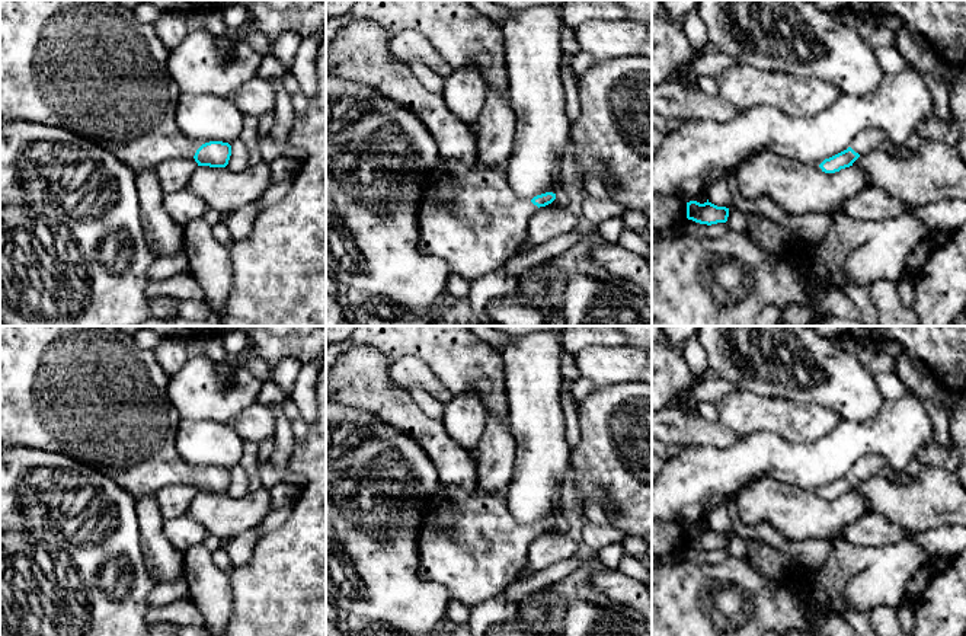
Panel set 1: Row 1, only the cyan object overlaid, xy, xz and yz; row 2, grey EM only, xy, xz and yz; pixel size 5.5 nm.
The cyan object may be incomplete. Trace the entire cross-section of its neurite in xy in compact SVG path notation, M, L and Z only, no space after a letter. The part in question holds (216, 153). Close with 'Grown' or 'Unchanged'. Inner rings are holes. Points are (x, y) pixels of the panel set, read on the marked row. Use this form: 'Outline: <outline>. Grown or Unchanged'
Outline: M0 0L0 121L26 121L42 125L52 125L74 131L113 154L135 173L156 170L167 159L193 159L198 166L225 167L231 156L231 146L223 141L205 144L192 141L176 125L180 89L170 74L169 49L157 36L153 25L143 23L131 9L118 4L115 0Z. Grown

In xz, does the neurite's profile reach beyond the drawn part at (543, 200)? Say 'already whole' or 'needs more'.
needs more

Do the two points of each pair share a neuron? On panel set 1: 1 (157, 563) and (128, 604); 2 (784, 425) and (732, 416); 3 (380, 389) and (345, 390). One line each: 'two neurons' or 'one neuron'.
1: two neurons
2: one neuron
3: one neuron

